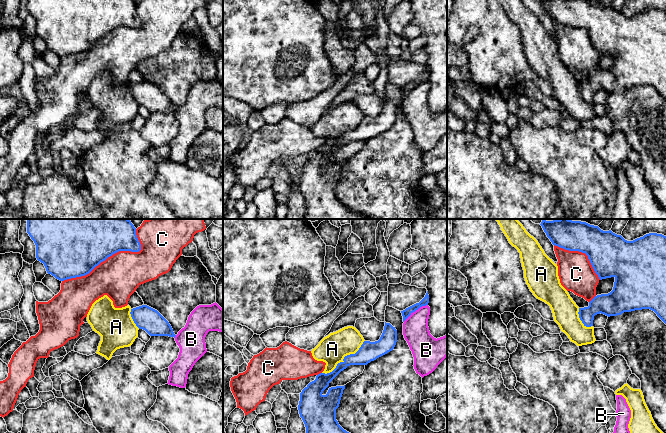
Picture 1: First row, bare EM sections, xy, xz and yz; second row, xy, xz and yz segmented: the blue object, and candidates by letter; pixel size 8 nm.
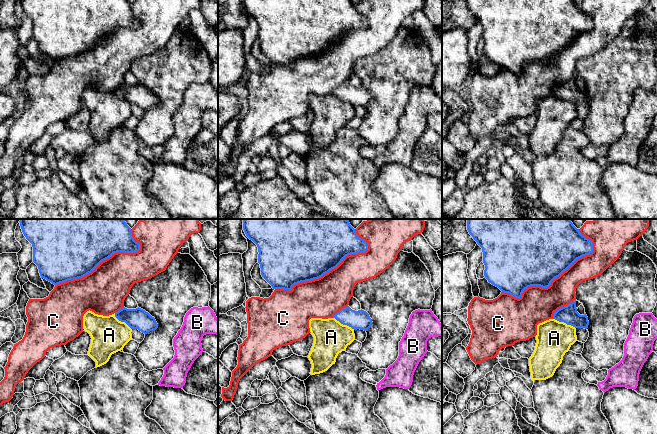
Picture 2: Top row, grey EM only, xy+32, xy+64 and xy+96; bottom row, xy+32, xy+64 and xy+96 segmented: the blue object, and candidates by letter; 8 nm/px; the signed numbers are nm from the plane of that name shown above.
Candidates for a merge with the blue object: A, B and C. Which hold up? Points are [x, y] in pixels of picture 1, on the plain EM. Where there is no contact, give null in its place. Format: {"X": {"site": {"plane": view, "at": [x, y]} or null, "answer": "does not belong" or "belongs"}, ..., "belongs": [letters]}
{"A": {"site": {"plane": "xz", "at": [344, 134]}, "answer": "does not belong"}, "B": {"site": {"plane": "xz", "at": [415, 86]}, "answer": "does not belong"}, "C": {"site": {"plane": "xy", "at": [111, 31]}, "answer": "does not belong"}, "belongs": []}

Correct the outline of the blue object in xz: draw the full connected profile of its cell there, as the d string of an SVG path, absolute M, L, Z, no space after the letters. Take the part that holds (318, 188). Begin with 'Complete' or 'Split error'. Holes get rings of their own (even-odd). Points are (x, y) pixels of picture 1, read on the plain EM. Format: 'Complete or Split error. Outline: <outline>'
Complete. Outline: M385 98L383 109L378 117L364 117L355 130L344 133L343 137L338 139L336 144L330 149L320 149L316 155L310 158L300 169L298 186L306 203L306 213L304 219L372 219L371 217L355 212L344 206L336 196L336 185L339 183L343 170L344 162L329 164L326 171L323 167L329 162L329 159L344 145L350 141L367 141L371 137L392 127L397 118L397 106L390 99Z

